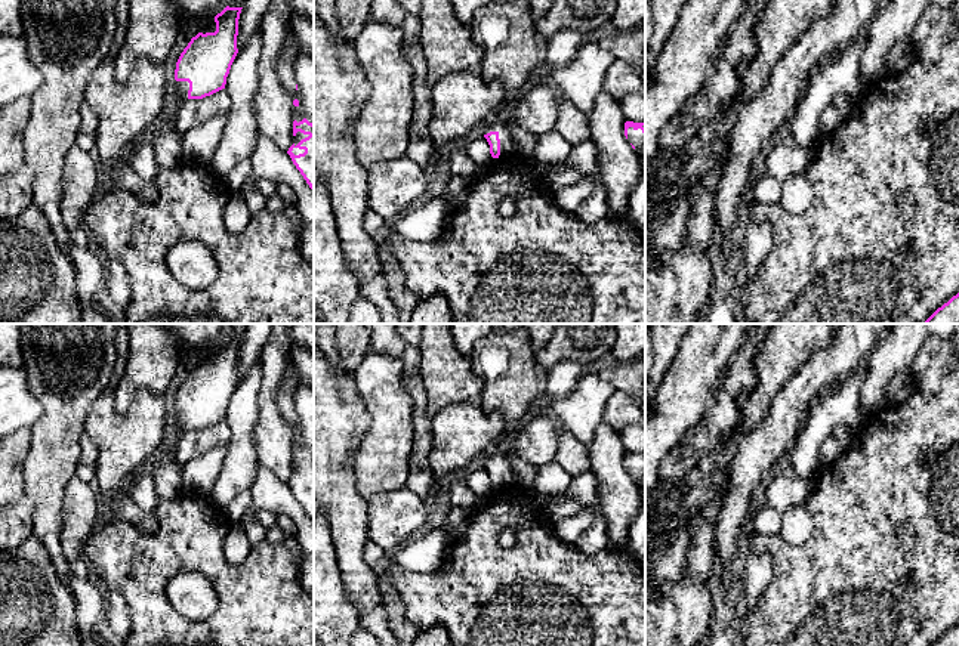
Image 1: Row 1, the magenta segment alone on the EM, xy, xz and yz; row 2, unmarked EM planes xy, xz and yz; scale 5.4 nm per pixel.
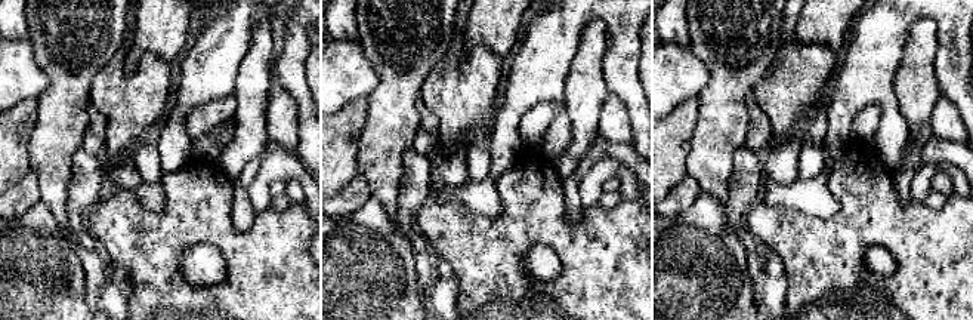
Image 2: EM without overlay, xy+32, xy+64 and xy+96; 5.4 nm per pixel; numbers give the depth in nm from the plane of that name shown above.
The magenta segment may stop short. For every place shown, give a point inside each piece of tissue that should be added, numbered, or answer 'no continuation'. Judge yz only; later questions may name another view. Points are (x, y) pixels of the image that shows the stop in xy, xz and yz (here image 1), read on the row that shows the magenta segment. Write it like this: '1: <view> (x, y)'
no continuation

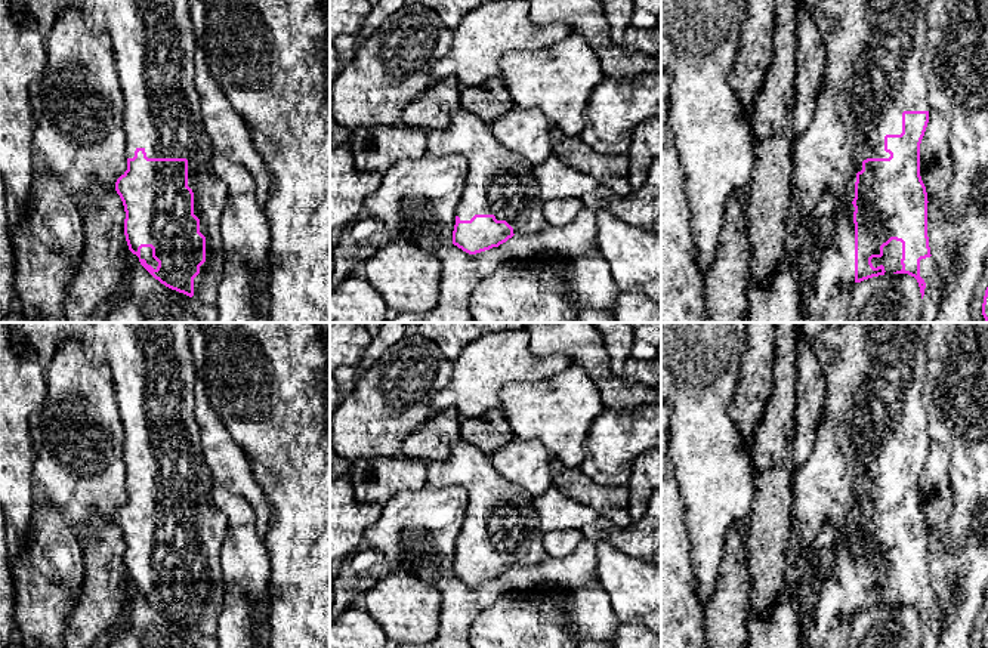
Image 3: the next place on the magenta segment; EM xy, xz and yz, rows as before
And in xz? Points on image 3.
1: xz (499, 182)

